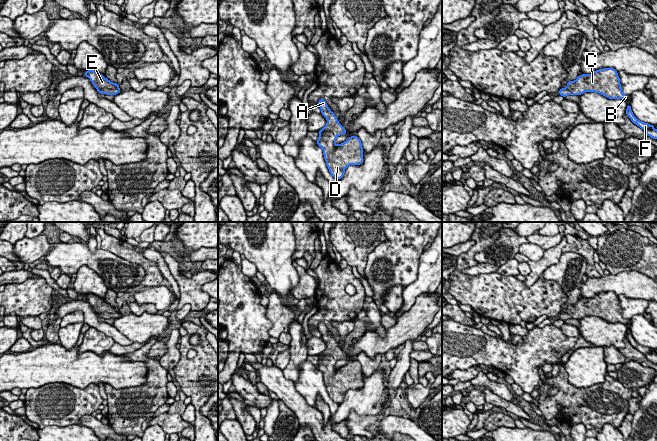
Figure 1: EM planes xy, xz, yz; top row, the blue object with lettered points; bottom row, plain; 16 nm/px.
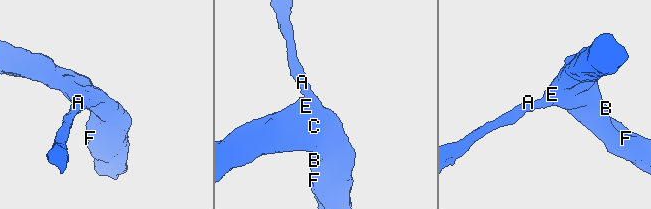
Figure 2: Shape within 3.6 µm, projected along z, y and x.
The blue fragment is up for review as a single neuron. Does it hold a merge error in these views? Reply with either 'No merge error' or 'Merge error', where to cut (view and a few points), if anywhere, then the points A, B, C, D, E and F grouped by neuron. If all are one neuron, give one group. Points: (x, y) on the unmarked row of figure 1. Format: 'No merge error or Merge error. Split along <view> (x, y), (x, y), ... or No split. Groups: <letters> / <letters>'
No merge error. No split. Groups: A B C D E F

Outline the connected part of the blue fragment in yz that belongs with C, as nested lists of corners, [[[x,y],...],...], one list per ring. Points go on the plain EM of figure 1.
[[[604,292],[591,298],[582,298],[575,305],[568,305],[565,312],[561,312],[559,319],[581,319],[585,316],[599,317],[609,323],[627,324],[628,319],[622,317],[620,302],[614,292]]]

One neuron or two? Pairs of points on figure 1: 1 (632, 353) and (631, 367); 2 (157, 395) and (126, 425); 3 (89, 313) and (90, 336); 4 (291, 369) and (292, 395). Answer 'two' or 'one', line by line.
1: two
2: one
3: two
4: two

